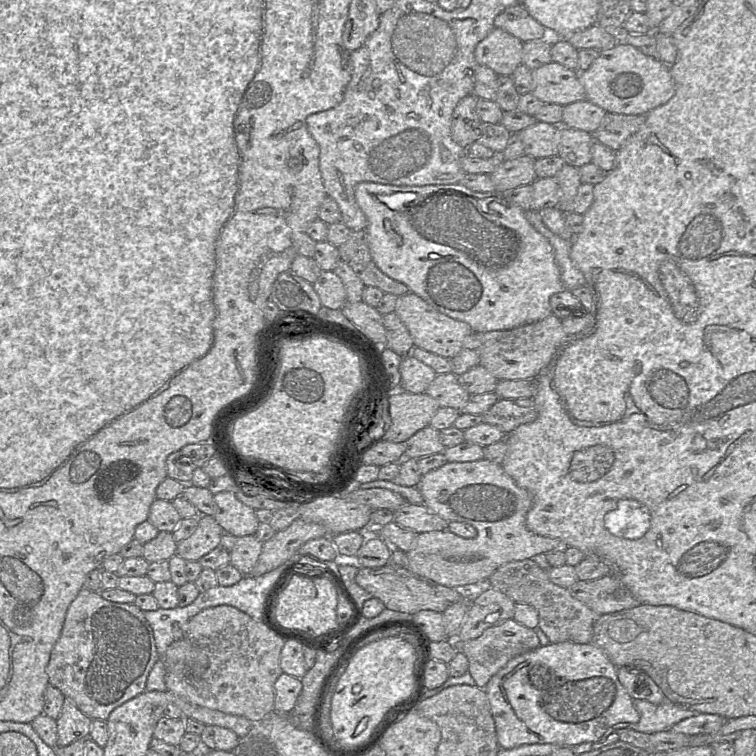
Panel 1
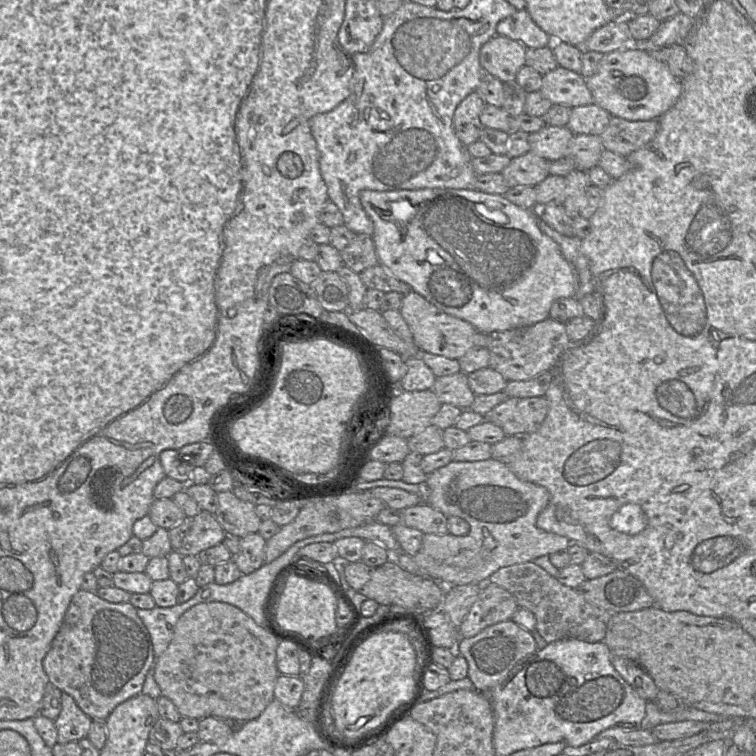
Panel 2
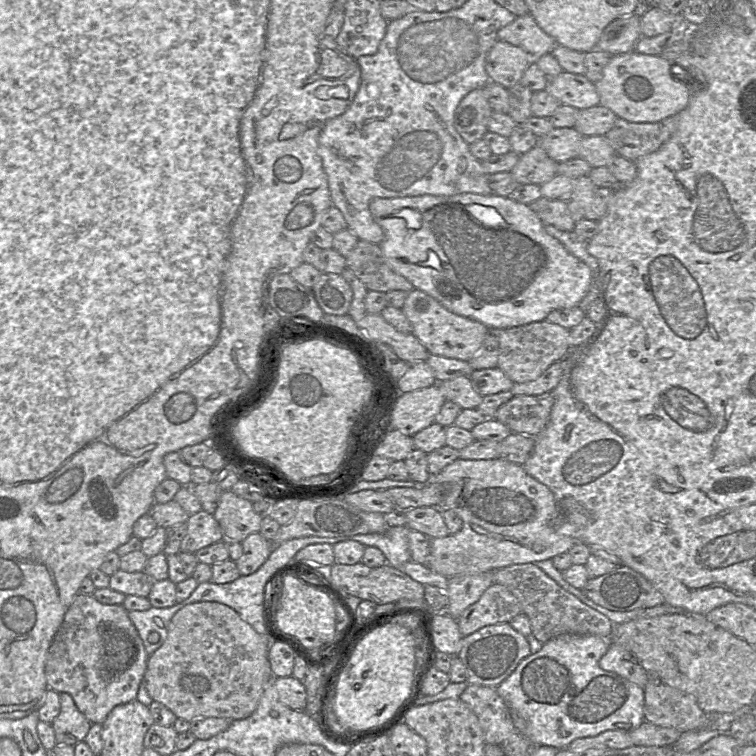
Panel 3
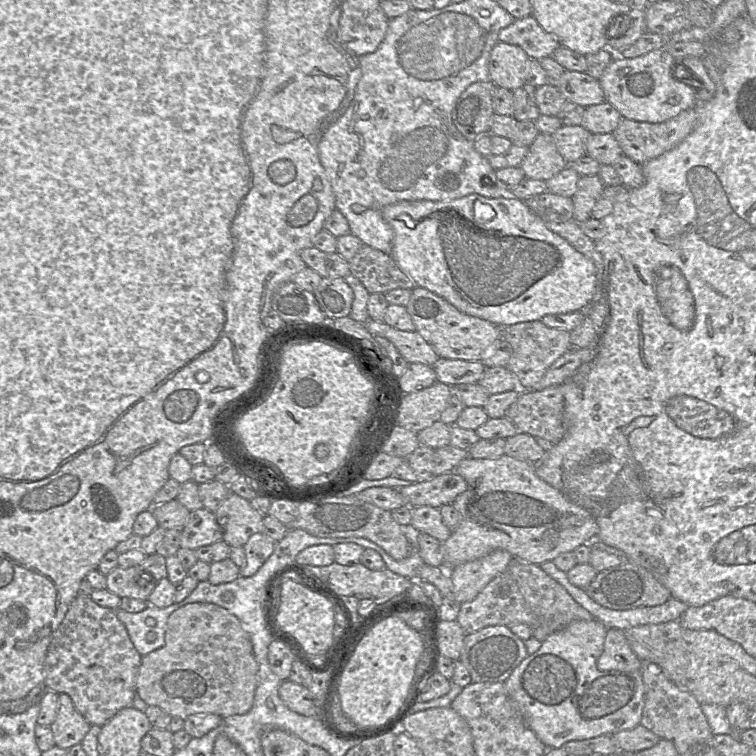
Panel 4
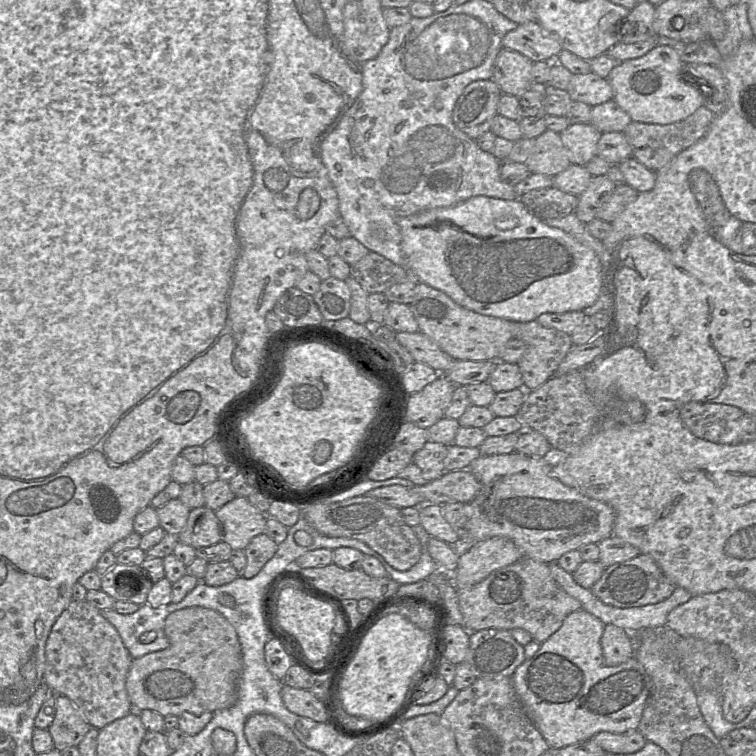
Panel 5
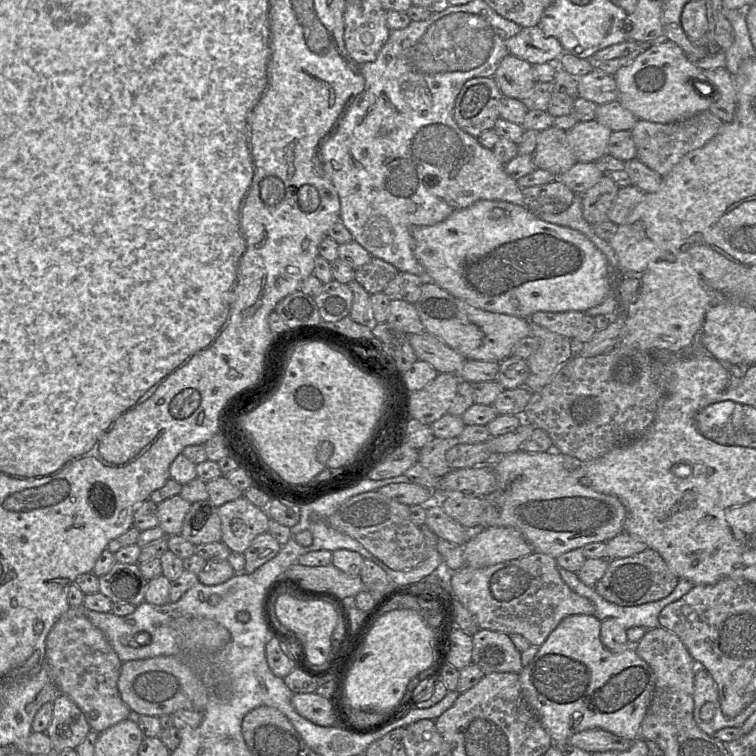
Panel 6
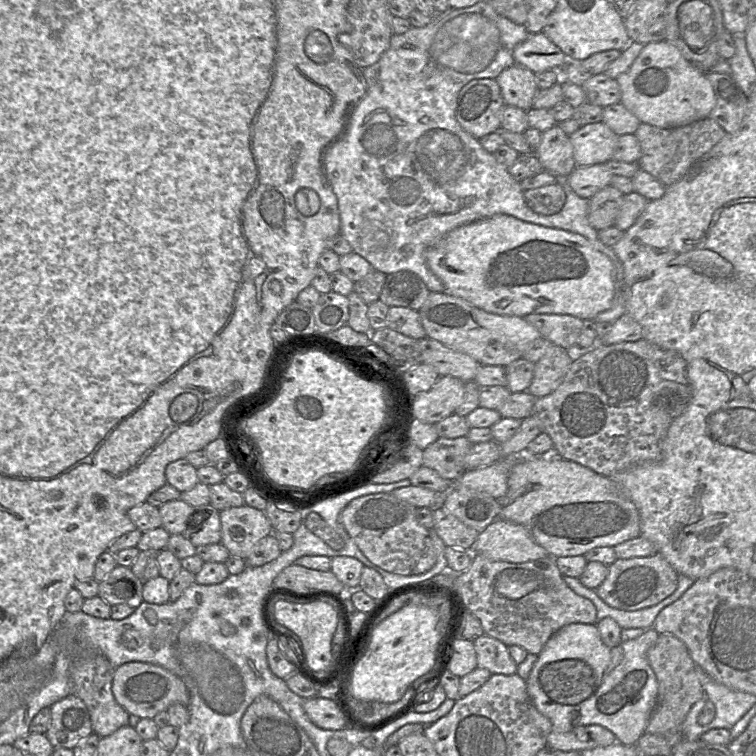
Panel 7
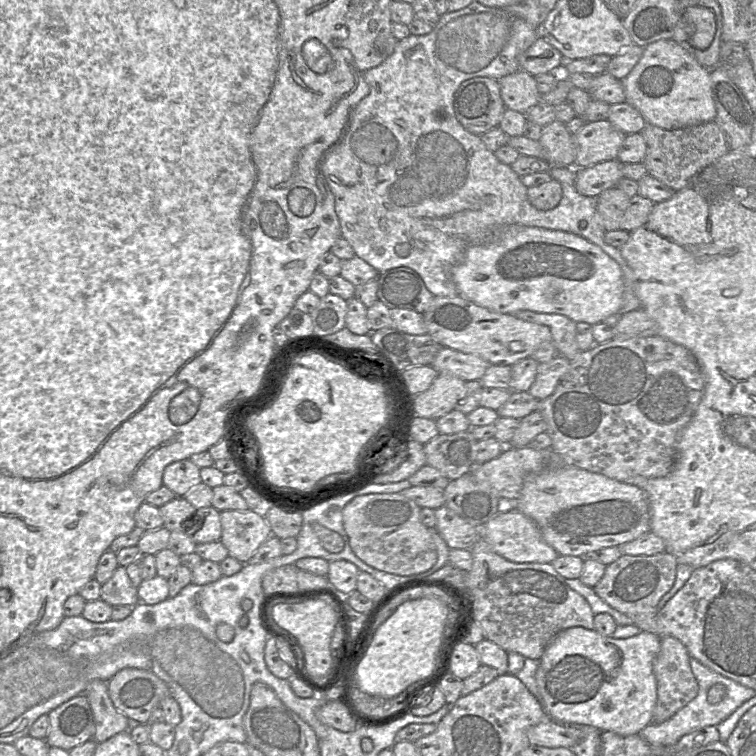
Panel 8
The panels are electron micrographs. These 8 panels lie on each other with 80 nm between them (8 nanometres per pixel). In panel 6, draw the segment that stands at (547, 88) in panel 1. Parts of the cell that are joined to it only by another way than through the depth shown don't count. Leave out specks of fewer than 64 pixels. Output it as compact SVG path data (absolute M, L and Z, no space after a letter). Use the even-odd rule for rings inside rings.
M594 69L578 78L578 96L602 105L618 100L619 91L612 75Z

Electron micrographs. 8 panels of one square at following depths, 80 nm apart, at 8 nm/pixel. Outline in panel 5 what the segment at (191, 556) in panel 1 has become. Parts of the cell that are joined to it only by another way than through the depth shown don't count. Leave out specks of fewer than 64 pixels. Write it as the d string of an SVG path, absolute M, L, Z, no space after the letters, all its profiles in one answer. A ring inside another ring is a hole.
M207 506L191 509L178 538L194 548L209 547L222 541L222 529L215 511Z

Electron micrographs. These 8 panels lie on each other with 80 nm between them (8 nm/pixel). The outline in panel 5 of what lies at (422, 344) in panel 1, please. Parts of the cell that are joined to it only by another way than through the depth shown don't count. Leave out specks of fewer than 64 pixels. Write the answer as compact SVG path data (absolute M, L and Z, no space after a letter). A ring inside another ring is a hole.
M422 282L417 283L415 295L409 305L419 331L455 360L498 361L498 355L505 344L516 337L516 322L482 315L464 308L444 292Z

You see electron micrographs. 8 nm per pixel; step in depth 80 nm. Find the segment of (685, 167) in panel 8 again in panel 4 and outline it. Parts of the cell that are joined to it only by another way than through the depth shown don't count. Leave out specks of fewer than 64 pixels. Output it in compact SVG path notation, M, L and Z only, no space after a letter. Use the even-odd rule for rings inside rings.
M694 108L682 111L677 116L661 123L649 123L622 118L612 132L623 154L640 165L673 149L681 143L694 129L697 114Z

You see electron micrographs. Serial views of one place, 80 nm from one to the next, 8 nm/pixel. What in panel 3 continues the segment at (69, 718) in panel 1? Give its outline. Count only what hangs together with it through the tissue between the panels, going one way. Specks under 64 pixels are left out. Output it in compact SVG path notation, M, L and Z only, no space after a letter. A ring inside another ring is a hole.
M68 693L60 694L60 712L53 720L52 727L57 745L75 745L84 741L92 723L80 712Z

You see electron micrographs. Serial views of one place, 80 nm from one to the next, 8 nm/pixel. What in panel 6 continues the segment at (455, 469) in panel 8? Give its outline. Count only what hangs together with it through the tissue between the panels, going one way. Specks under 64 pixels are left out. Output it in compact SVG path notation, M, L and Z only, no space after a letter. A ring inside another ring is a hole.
M434 437L418 452L418 463L426 468L432 475L442 478L451 471L446 453L452 447L460 443L458 437L436 438Z

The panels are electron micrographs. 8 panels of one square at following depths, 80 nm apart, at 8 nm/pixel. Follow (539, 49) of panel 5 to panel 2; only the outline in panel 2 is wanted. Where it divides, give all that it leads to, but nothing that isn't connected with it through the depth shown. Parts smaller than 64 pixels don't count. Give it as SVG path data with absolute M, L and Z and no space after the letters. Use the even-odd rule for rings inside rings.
M526 9L517 10L513 15L503 19L496 26L497 35L518 41L528 48L552 48L553 39L539 28Z

